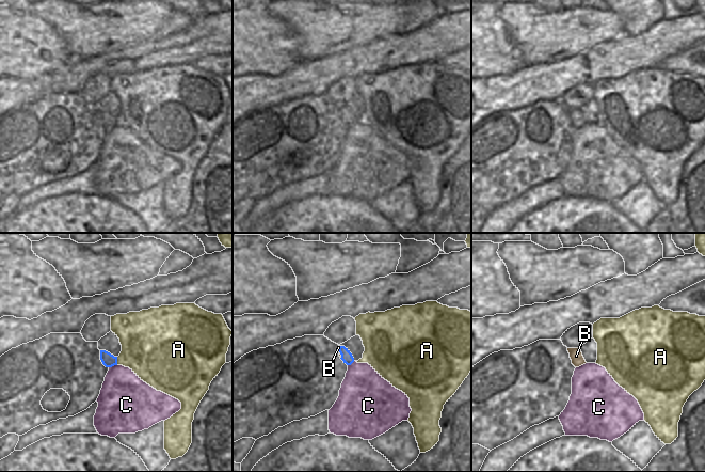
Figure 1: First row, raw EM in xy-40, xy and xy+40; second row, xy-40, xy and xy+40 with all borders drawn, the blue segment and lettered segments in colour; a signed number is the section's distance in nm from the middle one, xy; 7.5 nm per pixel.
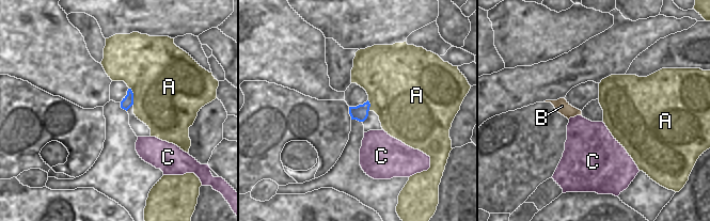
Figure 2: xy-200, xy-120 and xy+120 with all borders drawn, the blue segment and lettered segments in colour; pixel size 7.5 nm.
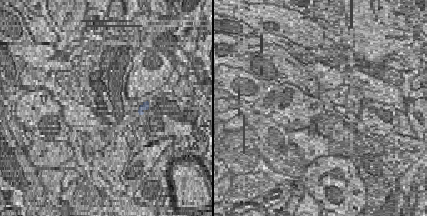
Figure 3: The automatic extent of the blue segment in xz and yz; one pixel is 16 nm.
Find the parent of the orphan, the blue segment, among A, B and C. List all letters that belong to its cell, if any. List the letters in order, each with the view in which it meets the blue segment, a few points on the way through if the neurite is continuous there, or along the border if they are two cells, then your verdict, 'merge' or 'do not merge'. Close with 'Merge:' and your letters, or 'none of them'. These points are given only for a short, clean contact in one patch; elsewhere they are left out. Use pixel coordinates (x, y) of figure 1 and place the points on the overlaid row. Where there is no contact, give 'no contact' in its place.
A: contact in xy-40; do not merge
B: contact in xy; way xy (347, 357), (339, 351), (338, 347); merge
C: contact in xy-40; border xy-40 (116, 364), (109, 367); do not merge
Merge: B

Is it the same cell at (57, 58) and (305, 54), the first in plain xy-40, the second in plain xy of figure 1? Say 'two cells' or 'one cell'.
two cells

